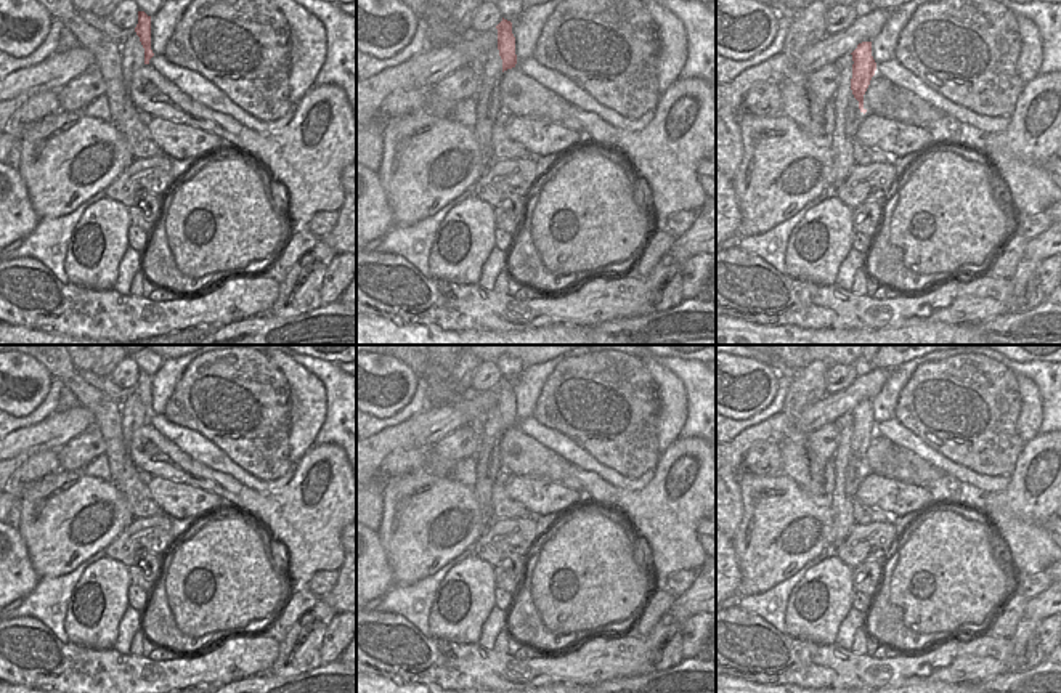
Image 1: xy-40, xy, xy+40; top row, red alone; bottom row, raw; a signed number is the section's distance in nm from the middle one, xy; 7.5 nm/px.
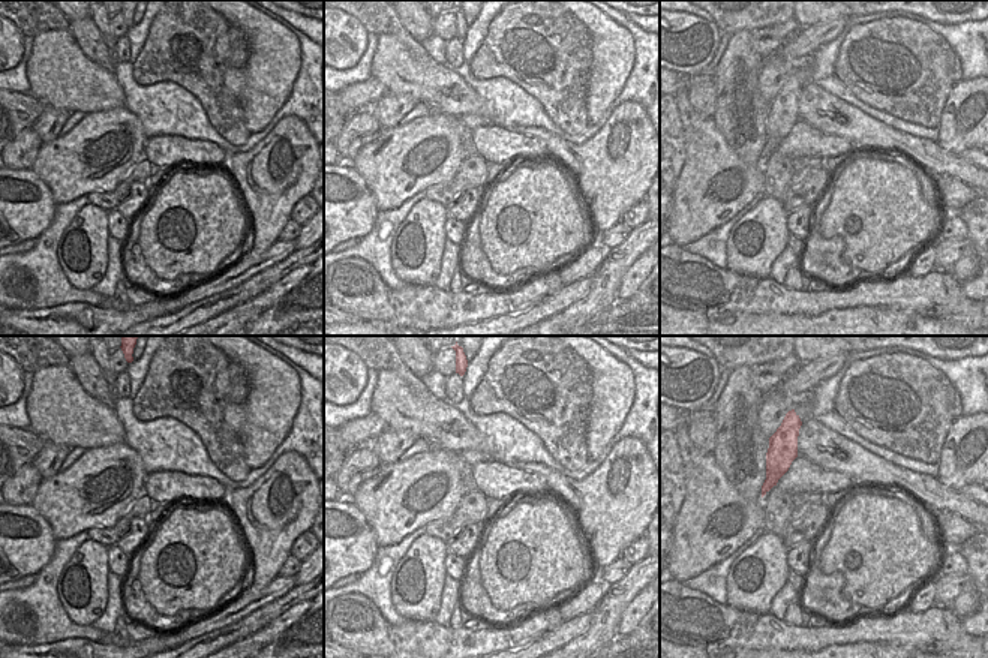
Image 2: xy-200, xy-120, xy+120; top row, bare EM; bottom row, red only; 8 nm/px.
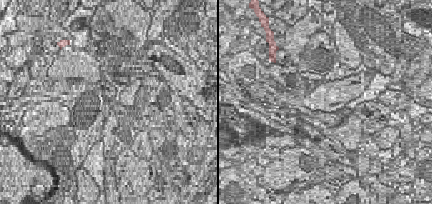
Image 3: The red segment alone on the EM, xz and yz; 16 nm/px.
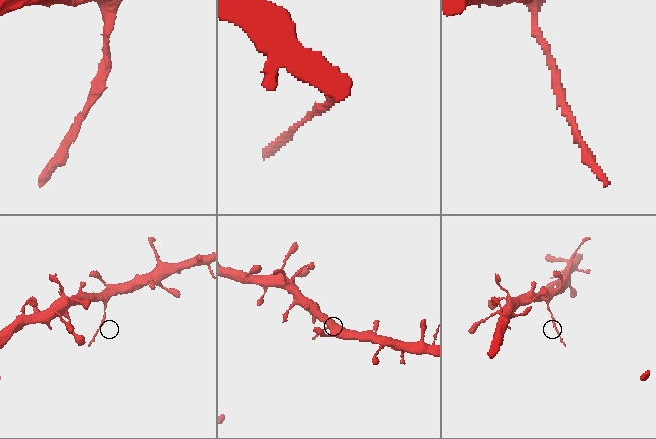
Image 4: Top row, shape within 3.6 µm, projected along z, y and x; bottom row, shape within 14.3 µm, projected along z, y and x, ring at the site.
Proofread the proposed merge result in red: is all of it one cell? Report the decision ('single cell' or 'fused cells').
fused cells

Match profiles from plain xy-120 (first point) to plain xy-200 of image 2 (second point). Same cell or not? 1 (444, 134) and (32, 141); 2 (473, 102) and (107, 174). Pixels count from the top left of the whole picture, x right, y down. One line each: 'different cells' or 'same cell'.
1: different cells
2: different cells

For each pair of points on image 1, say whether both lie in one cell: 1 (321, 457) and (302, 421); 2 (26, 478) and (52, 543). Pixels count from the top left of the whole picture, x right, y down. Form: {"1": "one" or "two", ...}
{"1": "two", "2": "two"}

